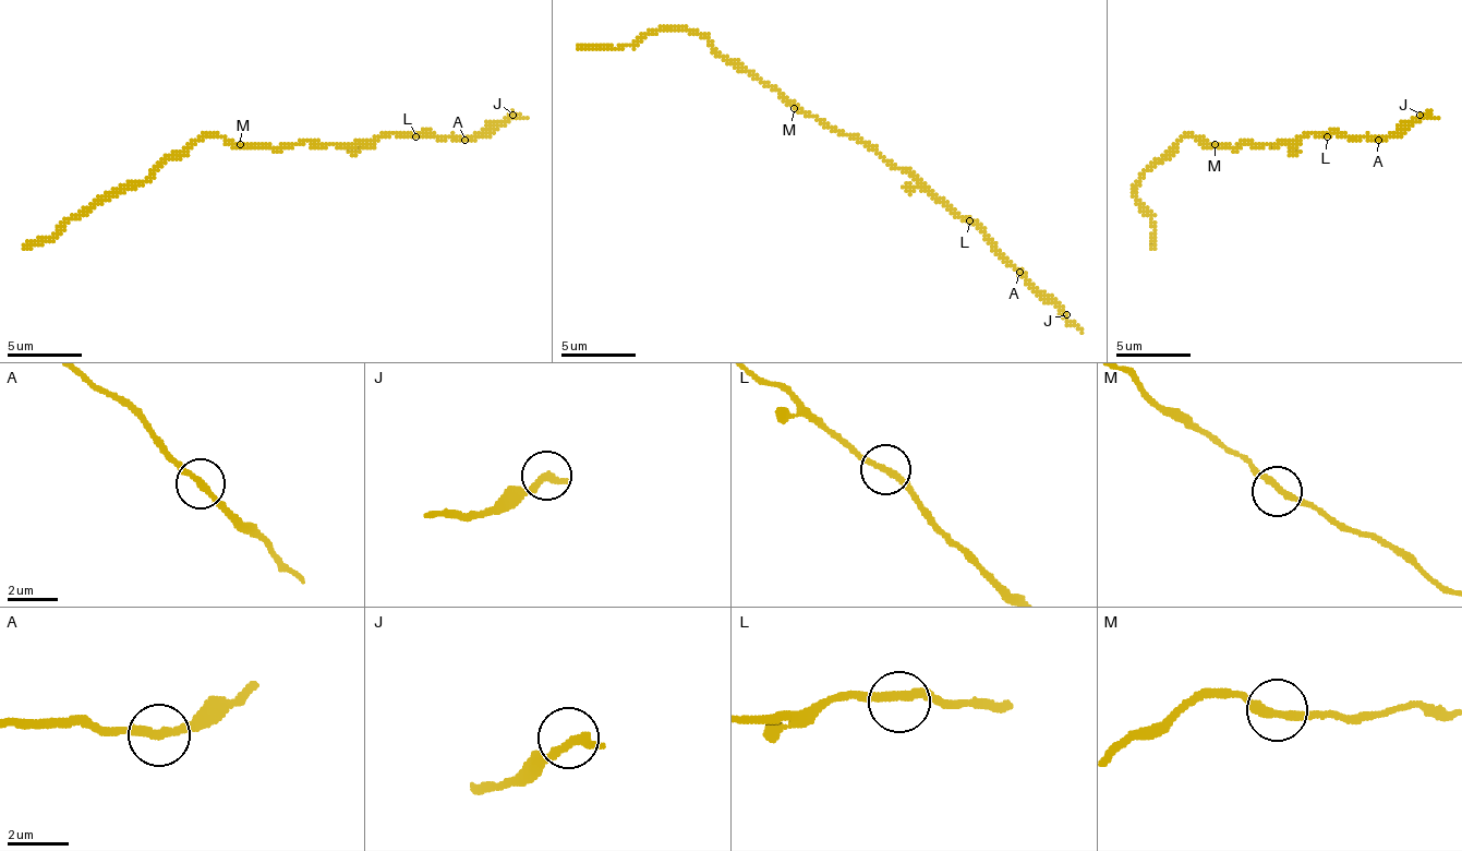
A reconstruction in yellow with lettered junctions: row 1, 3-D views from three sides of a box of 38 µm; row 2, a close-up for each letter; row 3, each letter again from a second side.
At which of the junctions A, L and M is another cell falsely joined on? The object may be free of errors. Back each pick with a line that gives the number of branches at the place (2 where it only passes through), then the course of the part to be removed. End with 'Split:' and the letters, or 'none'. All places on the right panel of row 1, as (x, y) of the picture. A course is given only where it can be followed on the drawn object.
A: branches 2; course (1379, 141), (1438, 118)
Split: A

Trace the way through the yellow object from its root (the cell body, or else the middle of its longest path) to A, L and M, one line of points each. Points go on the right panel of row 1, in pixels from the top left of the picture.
A: (1236, 147), (1244, 141), (1256, 144), (1293, 144), (1304, 133), (1345, 133), (1349, 136), (1375, 136), (1379, 141)
L: (1236, 147), (1244, 141), (1256, 144), (1293, 144), (1304, 133), (1322, 133), (1327, 136)
M: (1236, 147), (1218, 147), (1215, 144)

